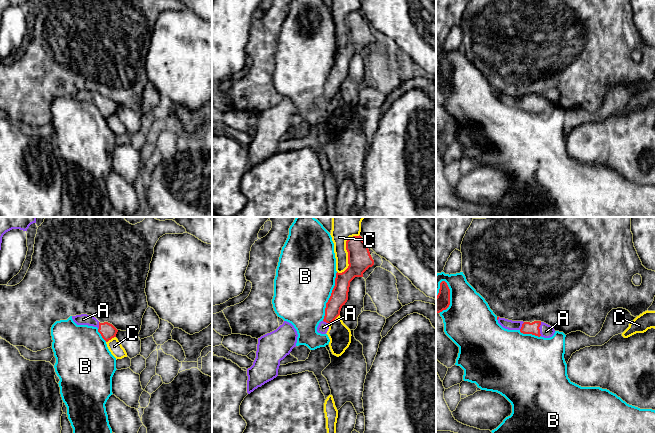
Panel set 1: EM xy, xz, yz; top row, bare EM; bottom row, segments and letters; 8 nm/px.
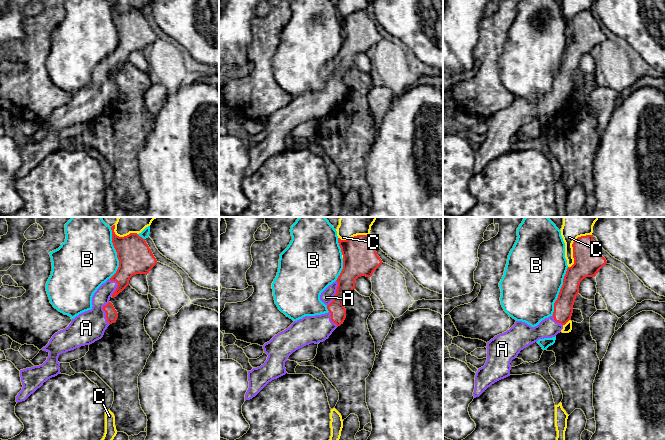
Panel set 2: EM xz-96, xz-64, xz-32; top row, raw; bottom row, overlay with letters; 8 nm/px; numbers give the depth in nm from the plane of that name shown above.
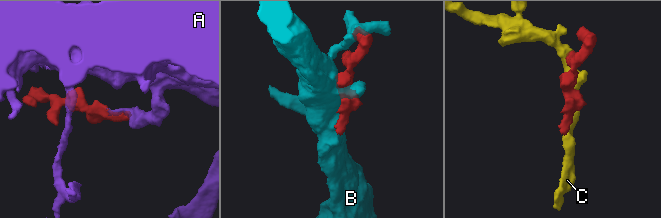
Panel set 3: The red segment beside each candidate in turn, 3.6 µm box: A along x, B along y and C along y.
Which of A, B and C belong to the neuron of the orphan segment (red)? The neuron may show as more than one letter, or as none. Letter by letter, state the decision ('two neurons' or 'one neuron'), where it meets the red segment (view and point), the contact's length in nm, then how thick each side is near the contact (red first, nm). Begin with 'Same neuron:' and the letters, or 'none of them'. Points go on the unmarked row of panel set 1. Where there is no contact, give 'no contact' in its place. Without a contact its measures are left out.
Same neuron: A
A: one neuron | yz (539, 105) | 110 nm | 100/110 nm
B: two neurons | xz (330, 72) | 420 nm | 140/480 nm
C: two neurons | xz (347, 27) | 360 nm | 190/160 nm

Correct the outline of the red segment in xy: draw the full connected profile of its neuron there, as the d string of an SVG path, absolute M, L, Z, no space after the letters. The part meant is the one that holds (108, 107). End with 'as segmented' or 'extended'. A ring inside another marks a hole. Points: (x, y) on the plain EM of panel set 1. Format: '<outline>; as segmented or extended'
M81 90L72 92L73 97L77 101L88 101L98 104L98 108L101 110L102 114L108 118L112 114L116 113L118 106L110 99L104 98L100 99L95 93L87 90Z; extended

